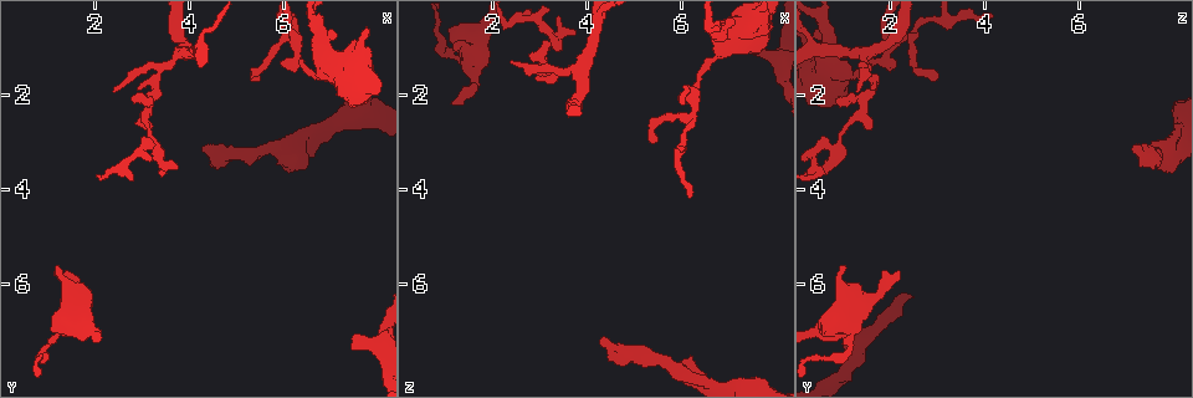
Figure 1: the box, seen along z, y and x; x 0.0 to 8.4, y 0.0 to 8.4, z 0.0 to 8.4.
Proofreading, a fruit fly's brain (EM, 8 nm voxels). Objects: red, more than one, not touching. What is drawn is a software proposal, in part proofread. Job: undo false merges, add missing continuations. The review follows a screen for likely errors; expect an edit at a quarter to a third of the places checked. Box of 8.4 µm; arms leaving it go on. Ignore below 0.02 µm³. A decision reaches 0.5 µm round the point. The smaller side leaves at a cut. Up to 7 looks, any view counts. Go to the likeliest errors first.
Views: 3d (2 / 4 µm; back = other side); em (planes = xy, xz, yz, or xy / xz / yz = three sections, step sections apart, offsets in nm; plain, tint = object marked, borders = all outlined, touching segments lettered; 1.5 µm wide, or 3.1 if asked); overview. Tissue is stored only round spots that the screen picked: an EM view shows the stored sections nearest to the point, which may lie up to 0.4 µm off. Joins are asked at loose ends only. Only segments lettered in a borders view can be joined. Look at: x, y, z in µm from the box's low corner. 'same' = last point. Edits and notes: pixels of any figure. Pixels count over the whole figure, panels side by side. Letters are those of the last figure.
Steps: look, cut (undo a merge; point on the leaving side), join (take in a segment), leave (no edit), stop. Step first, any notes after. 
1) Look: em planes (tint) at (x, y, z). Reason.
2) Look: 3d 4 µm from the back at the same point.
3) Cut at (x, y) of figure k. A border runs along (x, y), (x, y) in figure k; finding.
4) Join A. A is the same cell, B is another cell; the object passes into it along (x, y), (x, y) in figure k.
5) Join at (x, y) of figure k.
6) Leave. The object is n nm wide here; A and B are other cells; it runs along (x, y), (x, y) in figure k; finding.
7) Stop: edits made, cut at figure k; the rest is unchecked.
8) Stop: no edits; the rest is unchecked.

Look: em planes (borders) at (1.15, 5.75, 2.25). An open end.

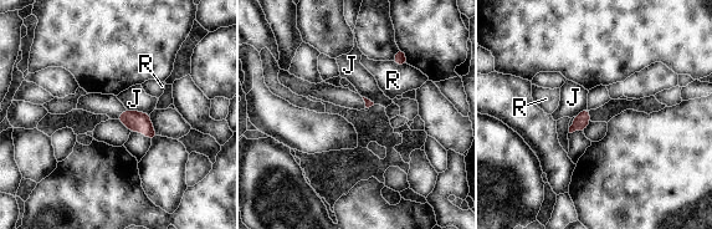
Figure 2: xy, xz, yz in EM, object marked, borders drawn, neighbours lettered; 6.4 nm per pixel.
Leave. J and R are other cells; a border runs along (126, 107), (149, 115) in figure 2; none of them fits.

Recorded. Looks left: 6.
Look: em planes (borders) at (7.55, 7.05, 1.15).

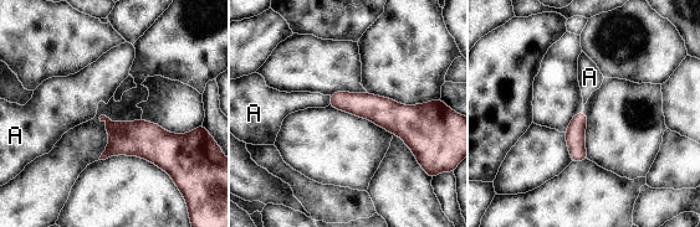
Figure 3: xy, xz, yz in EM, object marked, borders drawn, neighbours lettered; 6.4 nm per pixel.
Join A. The longest contact is with A, 60 nm; A is the same cell; the object passes into it along (367, 106), (330, 99), (292, 102) in figure 3; the neuron continues.

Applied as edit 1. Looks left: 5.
Stop: edits made, join at figure 3; the rest is unchecked.

